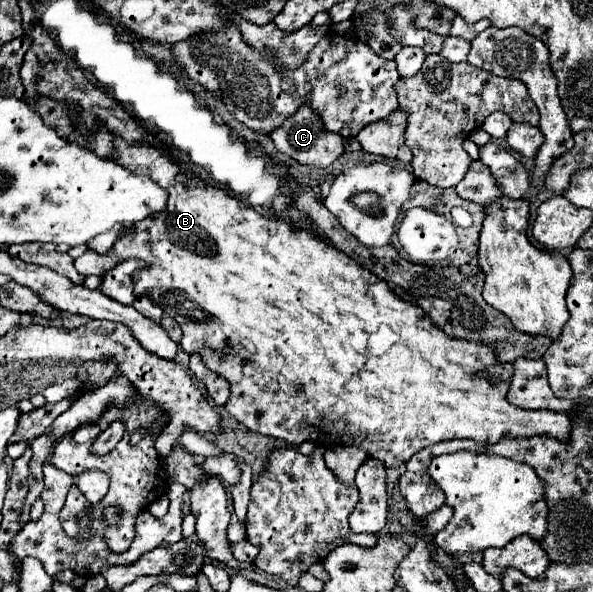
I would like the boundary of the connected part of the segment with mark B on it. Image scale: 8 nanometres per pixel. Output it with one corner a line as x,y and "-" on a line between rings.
39,95
39,99
27,101
33,111
37,111
41,115
41,119
53,127
63,139
73,141
93,153
97,153
99,157
107,157
113,159
115,163
119,163
121,167
137,173
137,175
149,175
155,183
161,183
161,187
169,193
167,197
167,207
165,211
145,217
143,221
137,221
129,227
123,227
119,233
117,243
105,253
99,255
93,249
87,249
81,257
75,259
75,269
81,275
105,275
109,269
117,267
119,263
123,263
125,259
139,259
143,261
147,267
139,269
133,273
133,285
135,285
135,297
149,297
155,305
163,307
163,311
173,317
181,331
183,337
179,341
181,349
189,355
199,355
201,361
205,363
205,367
209,367
211,371
217,371
217,375
221,375
229,385
231,385
231,395
225,403
225,409
229,411
229,415
233,415
239,423
243,423
247,429
257,431
261,435
269,435
275,439
283,439
291,445
301,445
305,441
315,441
317,445
325,445
325,447
337,447
337,445
349,445
349,447
359,447
363,451
367,451
371,457
383,461
383,465
399,465
399,463
407,463
411,459
411,455
415,455
417,451
421,451
427,445
439,443
439,441
447,441
447,439
473,439
477,443
497,443
501,437
505,437
507,433
511,433
513,437
533,437
533,435
553,435
561,441
569,439
569,429
571,429
571,417
563,415
563,413
555,413
555,411
527,411
521,407
511,405
505,397
507,397
507,389
509,383
499,383
499,385
491,385
481,373
483,369
487,369
489,365
497,363
493,351
487,345
477,345
471,341
463,341
463,339
451,339
447,337
441,329
437,329
427,313
407,301
401,301
385,281
377,279
373,273
369,273
367,269
359,267
353,259
349,259
345,253
337,251
335,247
331,247
327,241
315,237
311,231
305,231
301,227
297,227
295,223
287,221
287,219
277,219
277,217
269,217
265,213
259,213
257,209
253,209
251,205
245,207
243,201
239,201
235,195
227,193
225,189
217,189
213,185
207,185
201,177
197,175
189,175
189,183
177,183
177,175
181,175
183,167
173,161
171,157
167,157
161,149
157,147
149,147
149,143
133,143
133,147
129,147
129,143
125,143
125,139
109,139
109,135
105,135
105,131
101,131
101,135
93,135
93,139
85,139
85,135
81,135
81,131
77,131
77,127
73,129
73,115
69,111
69,107
65,107
63,103
57,103
57,99
49,99
47,95

